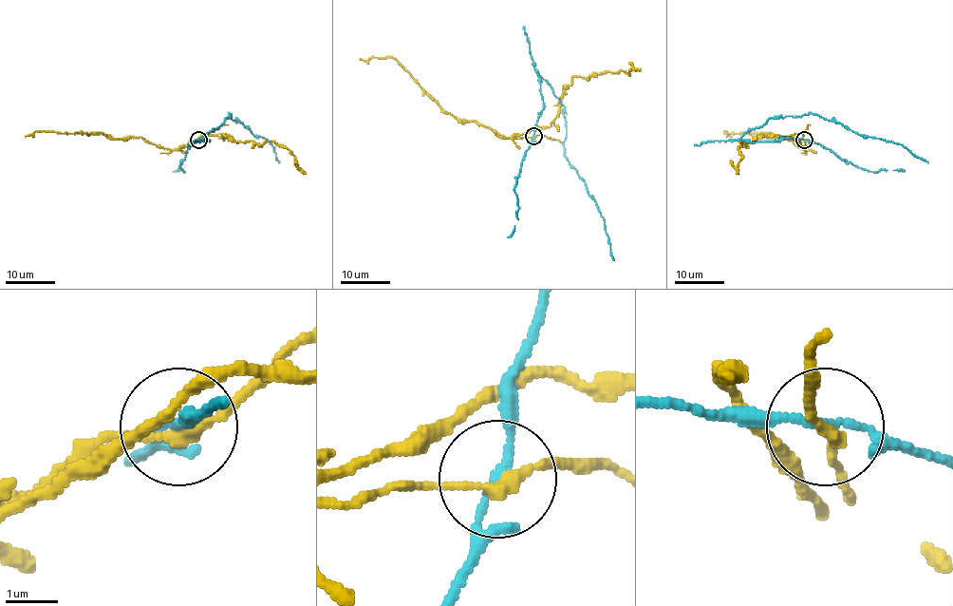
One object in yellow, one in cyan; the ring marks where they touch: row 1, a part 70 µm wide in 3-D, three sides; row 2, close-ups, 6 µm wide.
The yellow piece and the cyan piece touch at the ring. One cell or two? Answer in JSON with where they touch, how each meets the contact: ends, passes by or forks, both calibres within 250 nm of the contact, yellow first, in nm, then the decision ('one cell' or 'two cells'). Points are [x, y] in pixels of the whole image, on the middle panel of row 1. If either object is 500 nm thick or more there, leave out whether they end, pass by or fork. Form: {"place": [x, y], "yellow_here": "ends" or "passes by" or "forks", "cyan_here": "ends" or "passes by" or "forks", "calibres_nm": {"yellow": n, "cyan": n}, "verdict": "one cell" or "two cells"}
{"place": [533, 136], "yellow_here": "passes by", "cyan_here": "passes by", "calibres_nm": {"yellow": 220, "cyan": 130}, "verdict": "two cells"}

